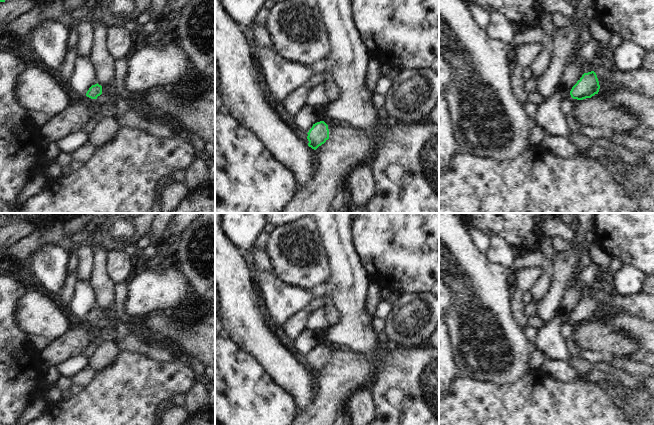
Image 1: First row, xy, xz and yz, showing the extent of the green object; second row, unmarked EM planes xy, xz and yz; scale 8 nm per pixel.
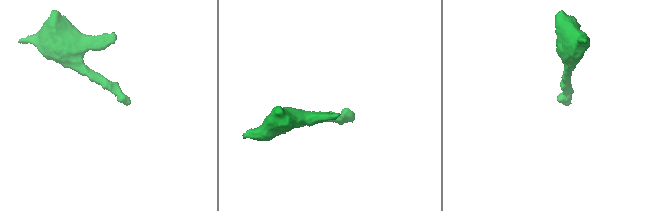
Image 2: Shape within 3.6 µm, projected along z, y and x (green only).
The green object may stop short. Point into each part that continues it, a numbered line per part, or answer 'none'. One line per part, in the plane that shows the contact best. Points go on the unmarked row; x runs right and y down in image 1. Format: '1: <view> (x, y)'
none

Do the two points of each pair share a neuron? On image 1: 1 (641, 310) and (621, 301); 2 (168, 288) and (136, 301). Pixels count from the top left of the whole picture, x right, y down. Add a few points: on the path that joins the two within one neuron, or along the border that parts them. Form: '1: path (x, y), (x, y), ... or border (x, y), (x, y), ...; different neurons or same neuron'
1: path (636, 305), (626, 304); same neuron
2: path (160, 292), (150, 292), (144, 297); same neuron

